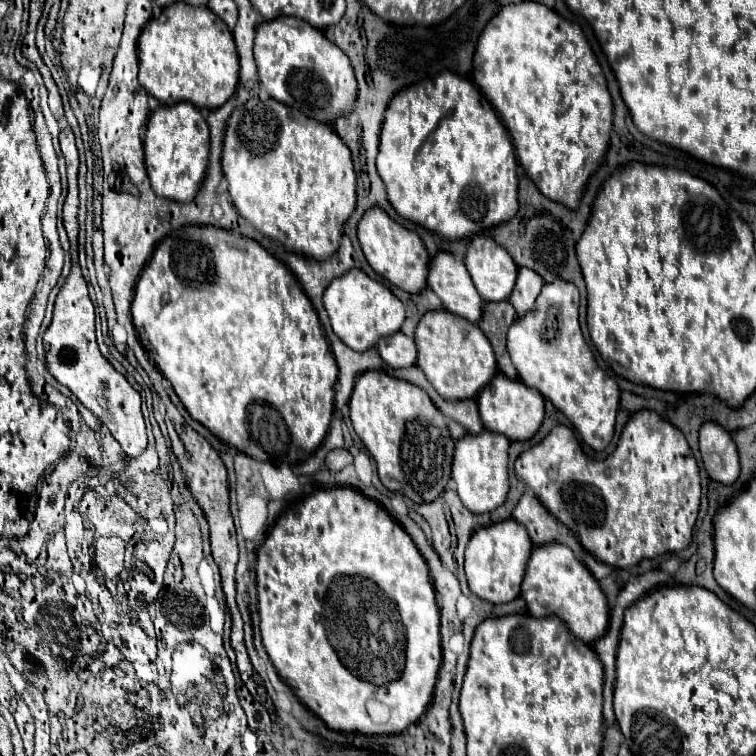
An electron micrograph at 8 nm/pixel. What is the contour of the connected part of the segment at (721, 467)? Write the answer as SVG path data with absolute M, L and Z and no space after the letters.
M703 423L699 429L699 451L713 481L731 485L739 477L739 457L731 435L717 423Z

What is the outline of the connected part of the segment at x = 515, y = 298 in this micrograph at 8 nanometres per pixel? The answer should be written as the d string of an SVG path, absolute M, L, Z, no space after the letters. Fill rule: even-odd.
M521 267L517 273L517 285L509 297L511 305L517 309L517 315L525 315L529 309L533 309L535 299L543 287L543 279L529 267Z

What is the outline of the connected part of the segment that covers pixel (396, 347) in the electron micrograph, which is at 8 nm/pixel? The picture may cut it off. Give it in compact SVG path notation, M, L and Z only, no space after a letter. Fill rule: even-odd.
M401 331L381 337L377 343L377 351L383 357L383 361L395 369L411 367L411 365L415 365L415 359L417 359L415 341L407 335L403 335Z

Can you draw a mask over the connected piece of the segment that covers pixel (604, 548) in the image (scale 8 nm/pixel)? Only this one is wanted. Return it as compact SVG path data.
M635 411L625 423L615 453L605 461L589 459L573 431L565 425L555 425L541 443L517 457L515 473L537 495L547 511L559 519L591 555L607 565L627 569L637 565L641 559L655 557L665 551L681 551L691 543L691 531L697 521L701 499L697 461L685 435L655 411Z

